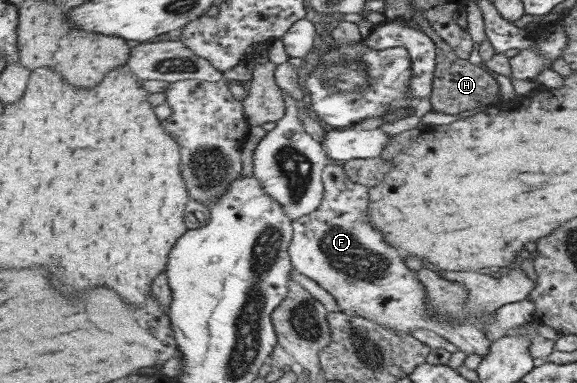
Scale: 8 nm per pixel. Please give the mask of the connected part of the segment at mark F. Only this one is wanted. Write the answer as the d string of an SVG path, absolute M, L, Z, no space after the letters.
M343 165L324 169L324 186L324 202L319 209L293 222L294 238L288 252L292 257L294 270L317 280L317 284L335 298L340 310L345 313L375 321L397 334L411 334L417 328L431 330L456 345L466 355L487 356L491 352L493 341L487 339L479 326L461 322L453 316L449 318L441 314L433 304L429 304L429 290L423 282L419 282L417 272L409 270L403 262L403 256L395 248L385 246L383 234L369 224L369 187L351 180Z

